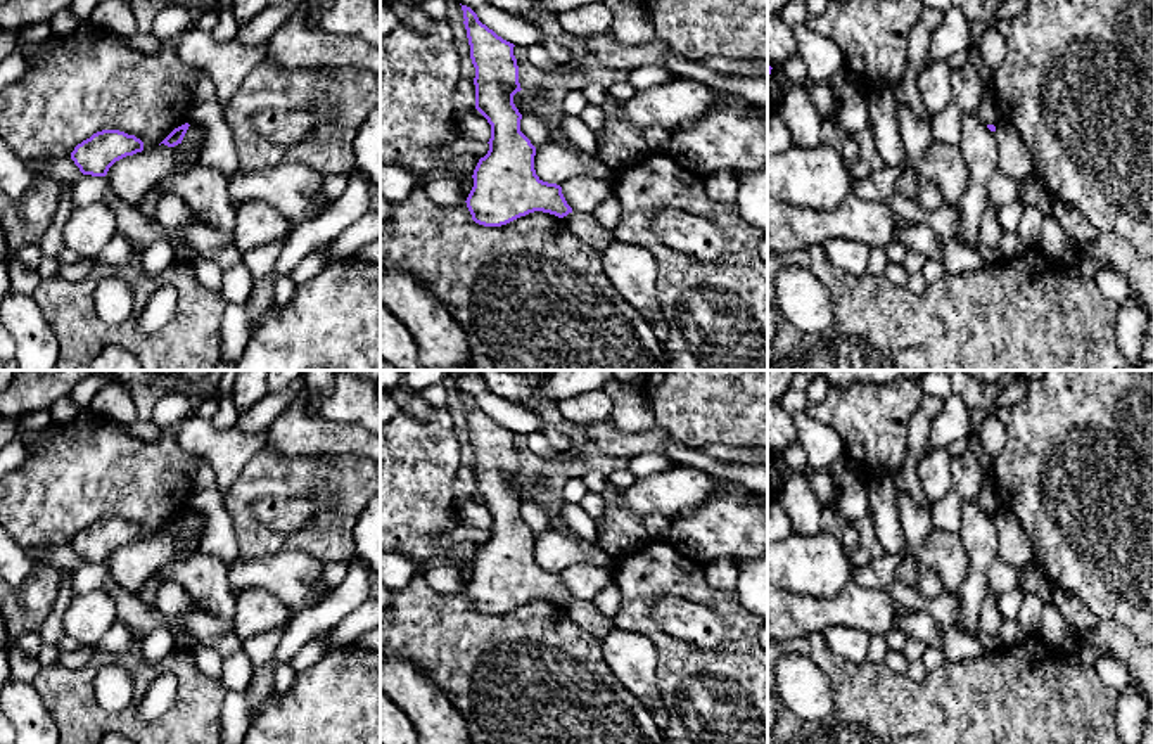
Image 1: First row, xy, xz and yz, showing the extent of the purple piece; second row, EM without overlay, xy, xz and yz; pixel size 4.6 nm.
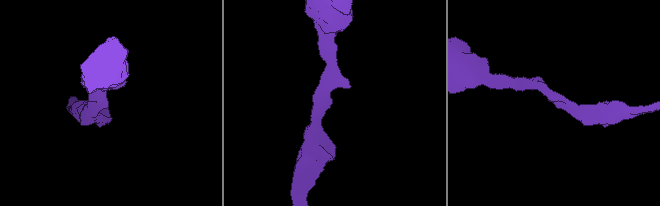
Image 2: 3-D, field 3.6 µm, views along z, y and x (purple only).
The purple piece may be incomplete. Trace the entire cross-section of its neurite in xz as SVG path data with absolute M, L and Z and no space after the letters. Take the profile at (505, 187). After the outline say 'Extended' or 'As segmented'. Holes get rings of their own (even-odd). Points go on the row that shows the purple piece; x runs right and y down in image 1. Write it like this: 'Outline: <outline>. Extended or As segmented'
Outline: M462 5L462 10L470 45L470 59L475 67L475 109L491 125L489 151L479 159L474 170L474 187L465 201L472 220L484 227L501 227L534 211L550 213L558 218L567 216L572 213L572 208L562 194L562 187L543 182L536 175L536 147L520 131L522 114L513 104L513 95L522 90L519 83L519 66L513 55L515 45L482 24L470 7Z. As segmented

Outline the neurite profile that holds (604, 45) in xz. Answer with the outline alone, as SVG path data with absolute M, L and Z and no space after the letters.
M612 31L583 38L589 55L610 69L631 71L643 66L666 66L671 47L657 36L653 42L636 47L621 45Z

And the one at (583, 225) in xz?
M572 211L562 220L583 244L595 251L602 253L614 241L614 230L602 227L589 213Z

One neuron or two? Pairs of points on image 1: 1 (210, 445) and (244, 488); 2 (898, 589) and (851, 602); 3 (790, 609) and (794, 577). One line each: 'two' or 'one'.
1: two
2: two
3: two

